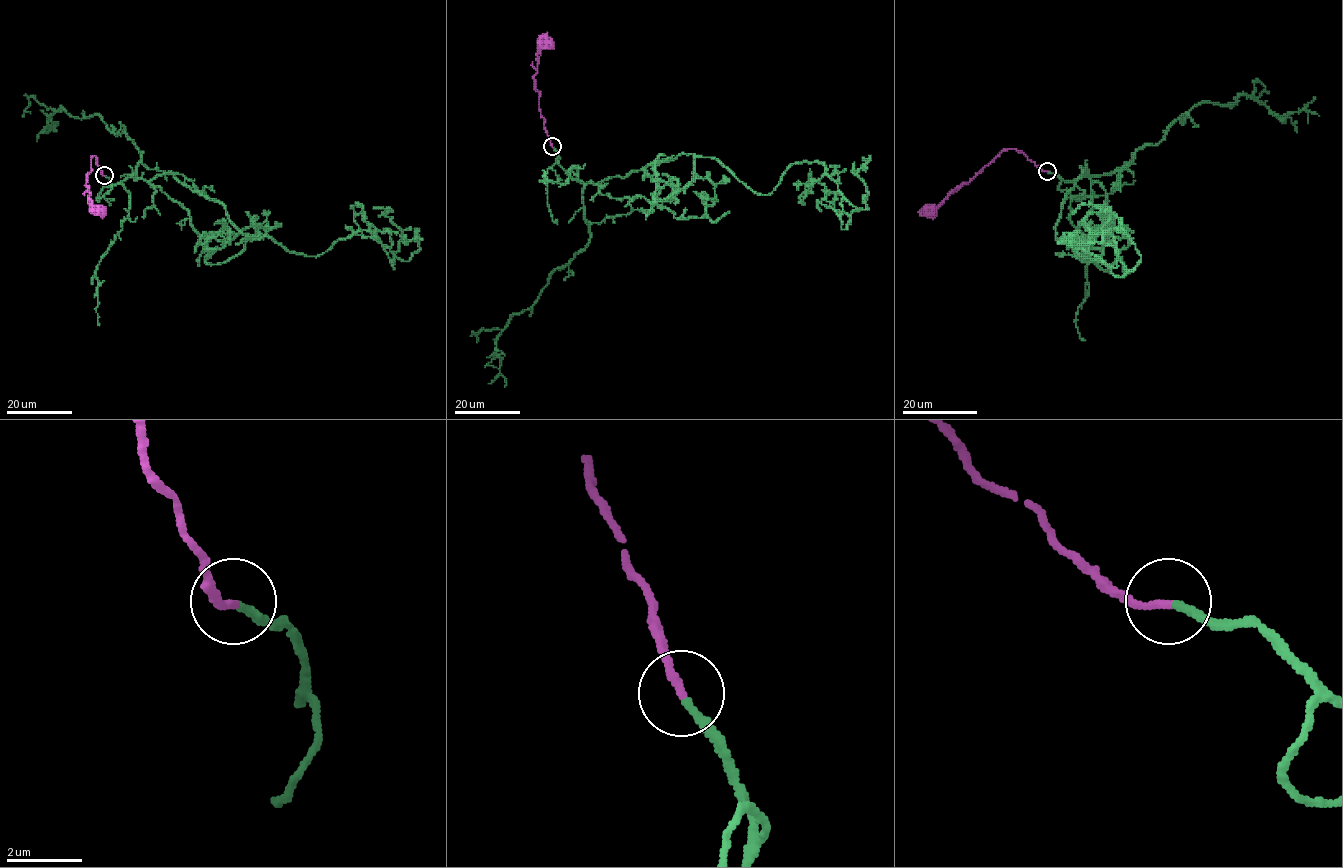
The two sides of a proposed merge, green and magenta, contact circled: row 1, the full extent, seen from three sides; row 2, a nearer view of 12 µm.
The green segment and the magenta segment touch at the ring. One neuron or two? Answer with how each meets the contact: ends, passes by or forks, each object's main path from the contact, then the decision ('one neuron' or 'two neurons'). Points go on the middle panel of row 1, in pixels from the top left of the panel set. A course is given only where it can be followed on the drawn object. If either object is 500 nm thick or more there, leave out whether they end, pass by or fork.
green ends there; magenta ends there; green runs (552, 147), (581, 182), (693, 154), (758, 194), (791, 165), (821, 161), (846, 229), (821, 189); magenta runs (552, 146), (540, 115), (540, 93), (535, 87), (534, 78), (538, 67), (536, 54), (547, 45); one neuron

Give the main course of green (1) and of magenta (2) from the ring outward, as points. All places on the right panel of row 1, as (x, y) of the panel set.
1: (1047, 171), (1088, 176), (1081, 168), (1066, 194), (1056, 237), (1122, 276), (1140, 255), (1122, 222), (1096, 208)
2: (1046, 171), (1015, 149), (1006, 149), (970, 180), (957, 186), (932, 211)

